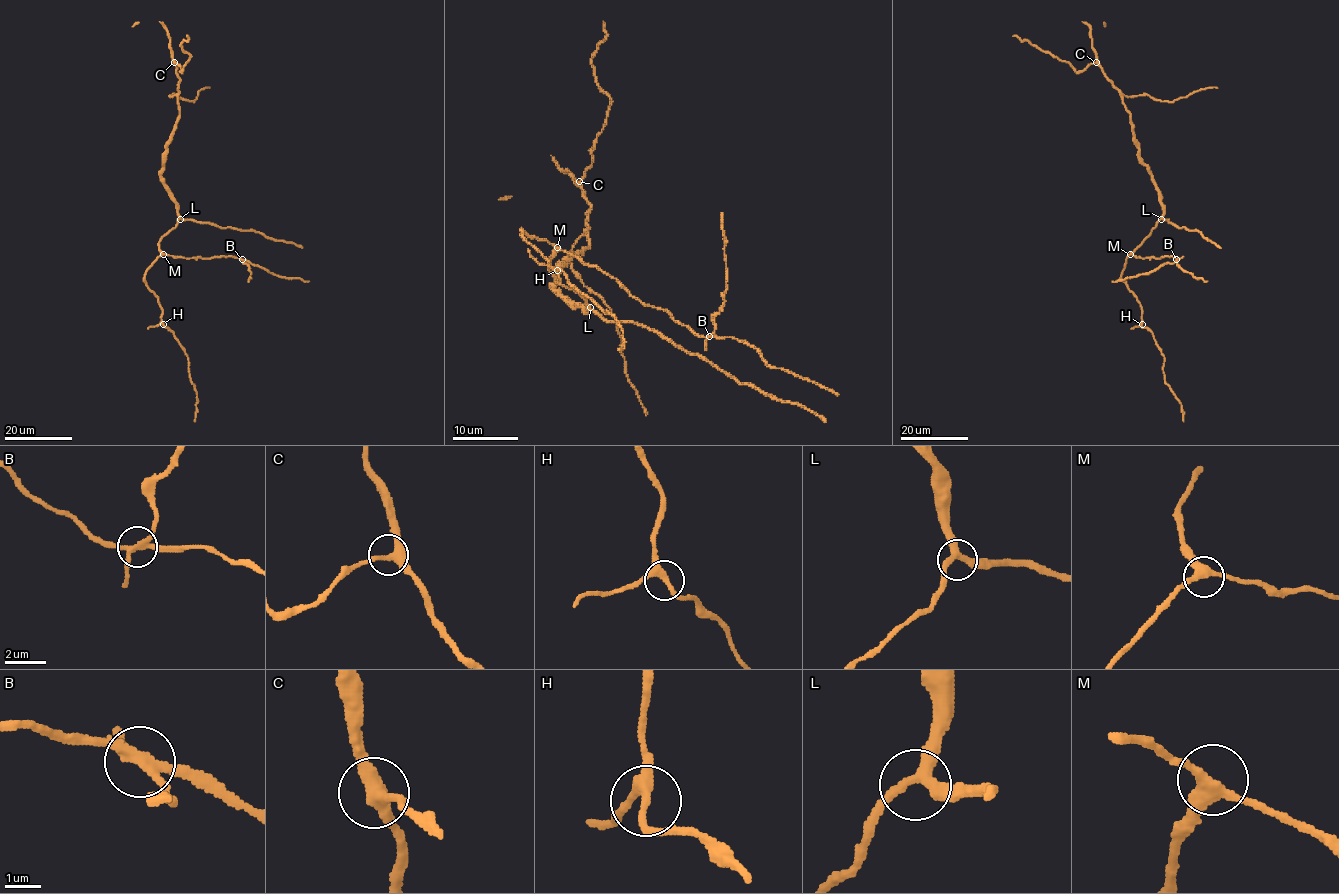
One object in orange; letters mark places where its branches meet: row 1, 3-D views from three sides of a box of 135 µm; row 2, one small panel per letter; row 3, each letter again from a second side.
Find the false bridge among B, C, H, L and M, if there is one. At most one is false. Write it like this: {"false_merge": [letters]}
{"false_merge": ["B"]}

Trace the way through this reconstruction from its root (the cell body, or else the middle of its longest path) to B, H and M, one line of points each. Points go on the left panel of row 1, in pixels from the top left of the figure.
B: (177, 204), (177, 225), (158, 243), (163, 254), (184, 258), (233, 256), (242, 260)
H: (177, 204), (177, 225), (161, 238), (158, 243), (161, 254), (144, 278), (158, 298), (163, 324)
M: (177, 204), (177, 225), (158, 243), (163, 254)

